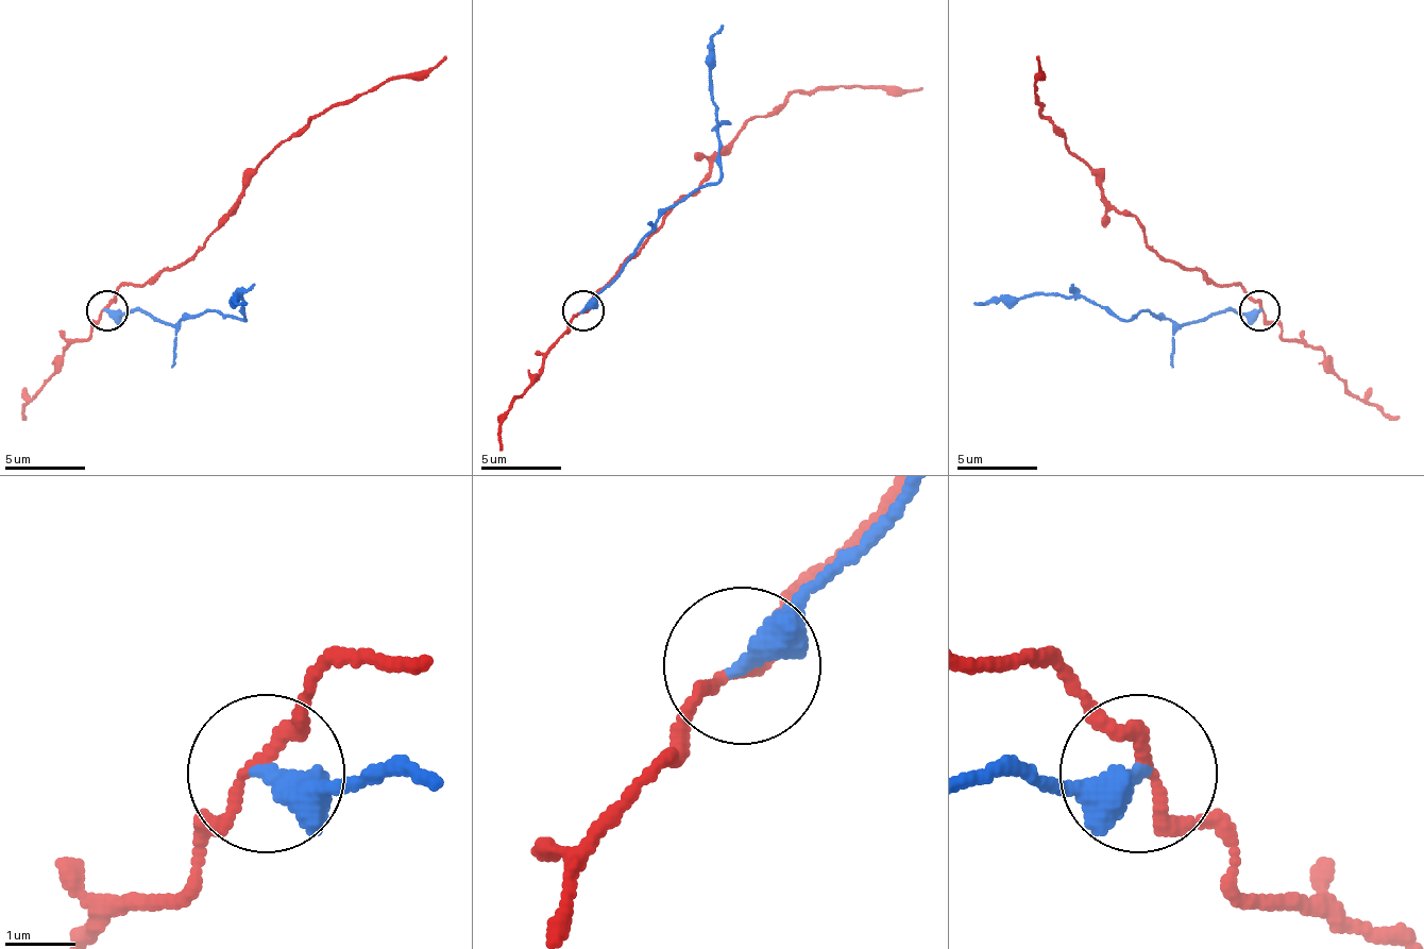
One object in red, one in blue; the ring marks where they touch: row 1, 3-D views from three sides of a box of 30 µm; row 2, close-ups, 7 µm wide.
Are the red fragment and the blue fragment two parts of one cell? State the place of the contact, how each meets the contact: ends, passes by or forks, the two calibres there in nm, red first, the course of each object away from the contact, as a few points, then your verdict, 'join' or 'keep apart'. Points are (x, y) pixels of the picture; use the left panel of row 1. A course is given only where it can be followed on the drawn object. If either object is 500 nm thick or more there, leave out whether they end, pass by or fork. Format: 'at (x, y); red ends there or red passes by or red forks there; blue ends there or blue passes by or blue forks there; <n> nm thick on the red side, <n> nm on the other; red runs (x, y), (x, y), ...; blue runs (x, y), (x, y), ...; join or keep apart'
at (107, 310); red passes by; blue ends there; 160 nm thick on the red side, 440 nm on the other; red runs (107, 309), (124, 285), (145, 285), (189, 260), (274, 152), (319, 115), (391, 79), (424, 79), (447, 58); blue runs (107, 309), (140, 309), (152, 322), (176, 325), (205, 309), (246, 318), (237, 293), (234, 298), (246, 305); keep apart

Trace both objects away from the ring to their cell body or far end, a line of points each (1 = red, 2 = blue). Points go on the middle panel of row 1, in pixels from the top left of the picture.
1: (583, 309), (641, 249), (665, 217), (690, 196), (750, 119), (775, 111), (795, 90), (924, 87)
2: (583, 309), (653, 224), (681, 200), (722, 175), (710, 43), (722, 26)

